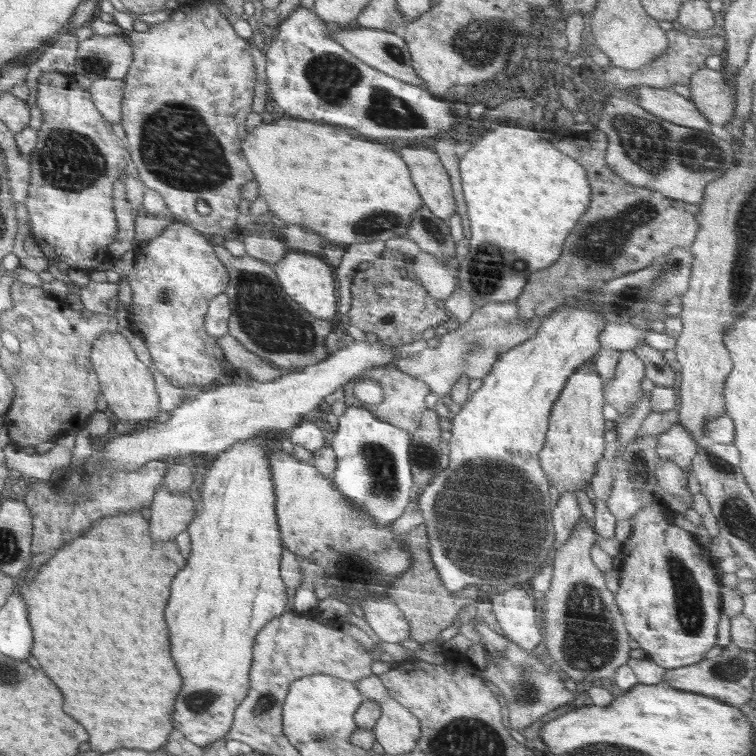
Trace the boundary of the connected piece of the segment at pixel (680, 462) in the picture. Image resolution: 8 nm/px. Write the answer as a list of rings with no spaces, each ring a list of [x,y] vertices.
[[[680,422],[673,424],[656,440],[656,454],[659,460],[675,462],[685,473],[691,470],[692,459],[699,452],[694,438],[686,432]]]

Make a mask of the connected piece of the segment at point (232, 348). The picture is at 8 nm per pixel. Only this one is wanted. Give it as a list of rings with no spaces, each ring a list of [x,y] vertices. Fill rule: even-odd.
[[[228,333],[219,338],[219,344],[223,349],[226,364],[236,369],[244,369],[254,381],[273,381],[288,373],[271,363],[266,364],[266,361],[260,360],[261,357],[242,348],[242,344]]]

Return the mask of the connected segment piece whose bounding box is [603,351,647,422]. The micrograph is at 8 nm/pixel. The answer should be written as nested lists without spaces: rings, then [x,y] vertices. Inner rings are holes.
[[[624,351],[614,369],[614,381],[603,383],[608,404],[619,412],[615,422],[631,413],[629,408],[632,403],[643,399],[645,391],[640,387],[646,377],[646,366],[639,356],[632,351]]]

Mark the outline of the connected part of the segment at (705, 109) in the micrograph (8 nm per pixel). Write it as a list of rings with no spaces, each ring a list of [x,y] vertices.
[[[702,68],[691,76],[691,84],[687,86],[690,91],[688,100],[694,102],[696,108],[710,120],[714,126],[724,127],[734,118],[735,106],[737,104],[736,77],[727,76],[722,70]]]

